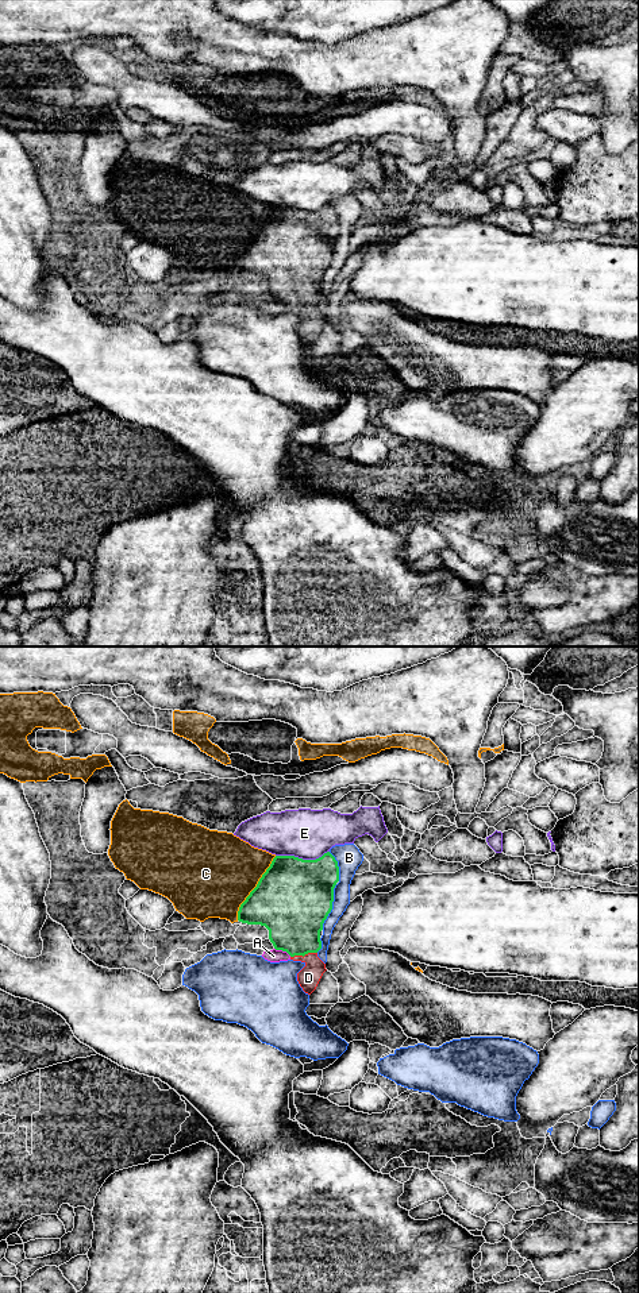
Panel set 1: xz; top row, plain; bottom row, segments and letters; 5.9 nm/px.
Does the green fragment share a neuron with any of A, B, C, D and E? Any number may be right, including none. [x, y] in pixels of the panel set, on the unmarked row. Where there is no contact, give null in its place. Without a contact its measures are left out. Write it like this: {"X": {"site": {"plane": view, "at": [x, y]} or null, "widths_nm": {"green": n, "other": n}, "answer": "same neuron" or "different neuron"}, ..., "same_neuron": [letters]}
{"A": {"site": {"plane": "xz", "at": [283, 303]}, "widths_nm": {"green": 380, "other": 80}, "answer": "different neuron"}, "B": {"site": {"plane": "xz", "at": [331, 259]}, "widths_nm": {"green": 460, "other": 100}, "answer": "different neuron"}, "C": {"site": {"plane": "xz", "at": [254, 240]}, "widths_nm": {"green": 460, "other": 480}, "answer": "different neuron"}, "D": {"site": {"plane": "xz", "at": [303, 308]}, "widths_nm": {"green": 360, "other": 140}, "answer": "same neuron"}, "E": {"site": {"plane": "xz", "at": [301, 211]}, "widths_nm": {"green": 460, "other": 300}, "answer": "different neuron"}, "same_neuron": ["D"]}

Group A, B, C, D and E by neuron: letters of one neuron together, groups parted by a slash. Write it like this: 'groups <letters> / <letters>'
groups A C / B / D / E

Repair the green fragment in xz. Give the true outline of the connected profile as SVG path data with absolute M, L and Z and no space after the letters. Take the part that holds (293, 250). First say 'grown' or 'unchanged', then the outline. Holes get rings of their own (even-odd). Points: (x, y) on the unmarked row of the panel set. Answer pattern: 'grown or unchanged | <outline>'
grown | M330 204L316 212L276 208L238 263L239 274L265 278L276 302L305 316L297 333L308 347L327 323L317 304L338 233L338 213Z

